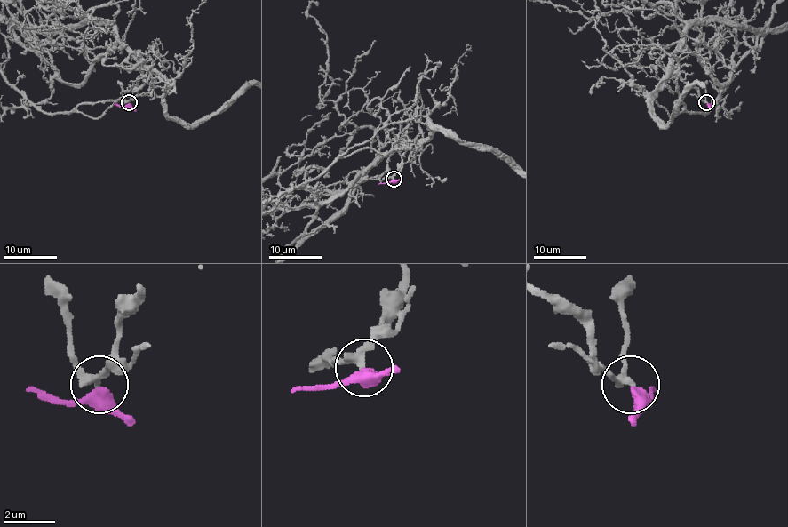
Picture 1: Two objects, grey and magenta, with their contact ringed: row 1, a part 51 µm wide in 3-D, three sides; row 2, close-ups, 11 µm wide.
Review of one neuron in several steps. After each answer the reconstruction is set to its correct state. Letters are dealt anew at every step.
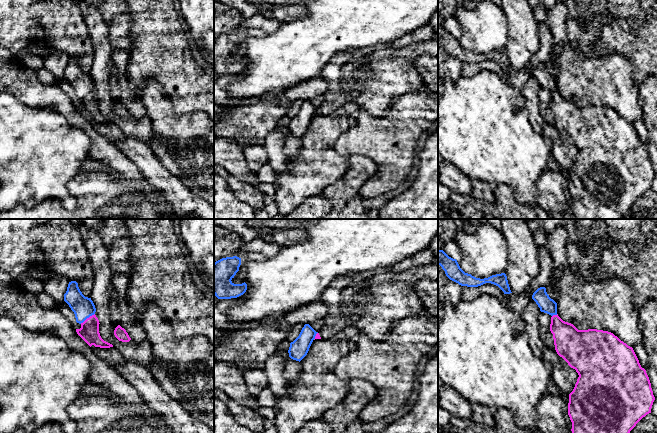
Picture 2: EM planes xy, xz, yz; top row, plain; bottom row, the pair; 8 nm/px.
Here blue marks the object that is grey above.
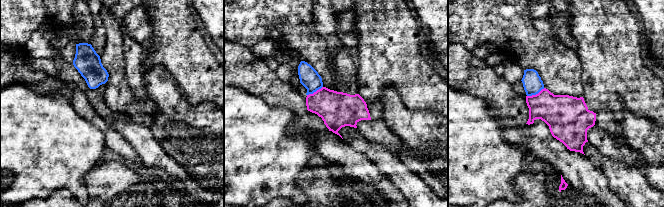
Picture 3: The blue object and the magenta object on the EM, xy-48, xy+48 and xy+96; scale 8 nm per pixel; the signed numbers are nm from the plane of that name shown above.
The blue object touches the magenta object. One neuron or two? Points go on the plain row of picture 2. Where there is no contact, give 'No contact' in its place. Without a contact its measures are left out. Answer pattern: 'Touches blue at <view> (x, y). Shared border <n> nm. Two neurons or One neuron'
Touches blue at xy (87, 93). Shared border 150 nm. Two neurons

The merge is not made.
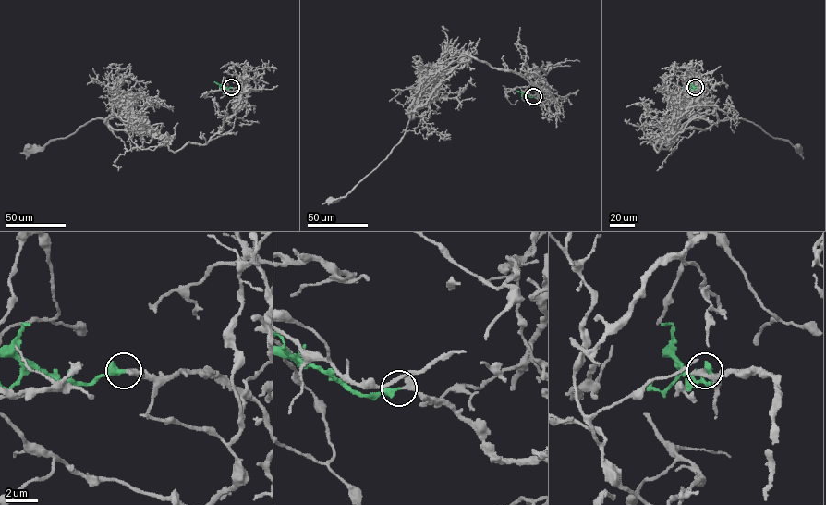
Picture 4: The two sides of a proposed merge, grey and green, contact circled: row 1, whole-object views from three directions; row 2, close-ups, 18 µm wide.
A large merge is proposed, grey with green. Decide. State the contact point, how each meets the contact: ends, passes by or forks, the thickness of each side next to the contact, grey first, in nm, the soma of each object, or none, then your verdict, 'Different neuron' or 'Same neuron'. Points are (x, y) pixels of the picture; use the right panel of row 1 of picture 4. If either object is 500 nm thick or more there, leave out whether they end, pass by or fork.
Place: (695, 87). At the ring grey ends. At the ring green ends. Thickness 440 nm (grey) against 440 nm. Soma of grey: (799, 147). Soma of green: none. Same neuron

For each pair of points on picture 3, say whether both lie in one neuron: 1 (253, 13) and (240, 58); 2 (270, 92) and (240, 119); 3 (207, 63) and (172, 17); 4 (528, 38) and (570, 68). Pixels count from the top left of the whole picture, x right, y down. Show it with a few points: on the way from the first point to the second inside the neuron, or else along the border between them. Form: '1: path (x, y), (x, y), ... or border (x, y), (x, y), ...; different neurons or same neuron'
1: border (234, 41), (240, 42), (250, 49); different neurons
2: border (241, 88), (260, 97), (269, 105), (284, 107); different neurons
3: path (196, 52), (175, 31), (175, 28); same neuron
4: path (536, 49), (545, 54), (559, 68); same neuron

